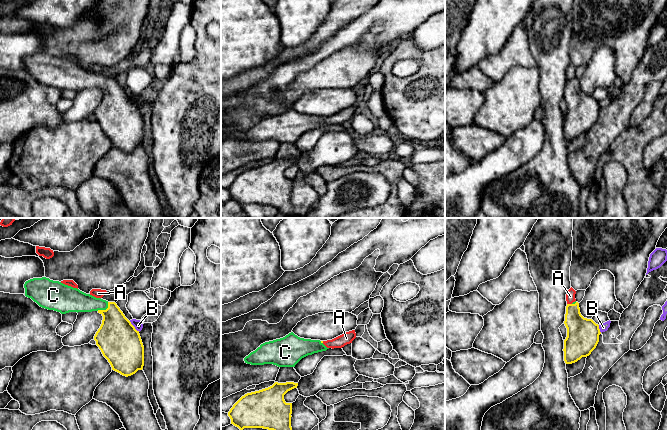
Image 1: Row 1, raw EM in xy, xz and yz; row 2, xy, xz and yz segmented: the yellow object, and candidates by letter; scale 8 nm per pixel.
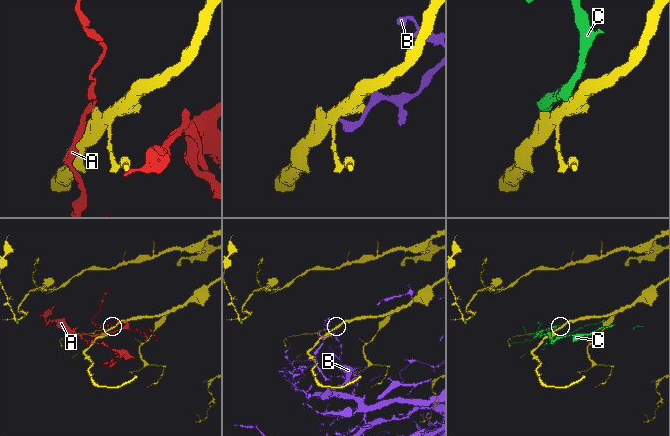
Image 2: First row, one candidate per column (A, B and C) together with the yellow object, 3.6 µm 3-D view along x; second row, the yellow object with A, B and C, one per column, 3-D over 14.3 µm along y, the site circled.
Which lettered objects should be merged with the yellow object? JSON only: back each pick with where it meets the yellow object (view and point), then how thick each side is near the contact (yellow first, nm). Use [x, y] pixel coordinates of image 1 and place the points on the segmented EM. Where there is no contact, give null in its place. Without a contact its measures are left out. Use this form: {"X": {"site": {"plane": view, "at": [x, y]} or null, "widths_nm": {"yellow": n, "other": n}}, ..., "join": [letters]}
{"C": {"site": {"plane": "xy", "at": [104, 310]}, "widths_nm": {"yellow": 320, "other": 180}}, "join": ["C"]}

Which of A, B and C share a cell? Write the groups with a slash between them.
A / B / C

